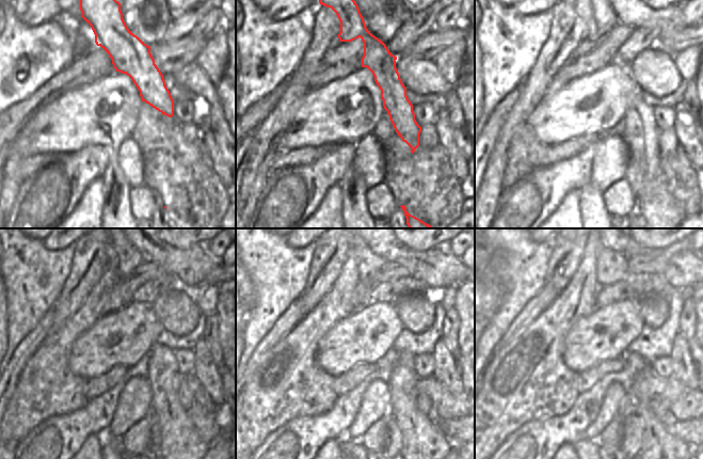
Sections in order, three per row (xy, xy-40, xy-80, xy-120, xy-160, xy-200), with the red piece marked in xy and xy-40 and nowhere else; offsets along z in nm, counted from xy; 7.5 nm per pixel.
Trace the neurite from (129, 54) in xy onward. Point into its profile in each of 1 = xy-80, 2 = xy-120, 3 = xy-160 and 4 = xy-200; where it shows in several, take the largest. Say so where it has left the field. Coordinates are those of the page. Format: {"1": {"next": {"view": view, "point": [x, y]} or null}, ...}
{"1": {"next": {"view": "xy-80", "point": [642, 131]}}, "2": {"next": {"view": "xy-120", "point": [184, 445]}}, "3": {"next": {"view": "xy-160", "point": [425, 444]}}, "4": {"next": {"view": "xy-200", "point": [659, 445]}}}

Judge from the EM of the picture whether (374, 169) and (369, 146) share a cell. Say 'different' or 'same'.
same

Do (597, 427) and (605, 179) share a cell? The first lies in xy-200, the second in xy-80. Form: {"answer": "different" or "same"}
{"answer": "same"}

